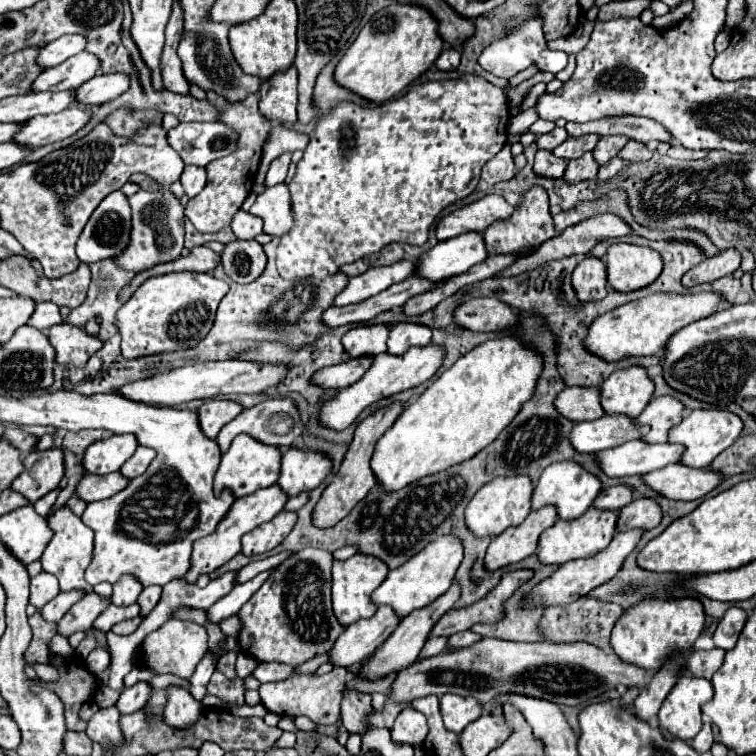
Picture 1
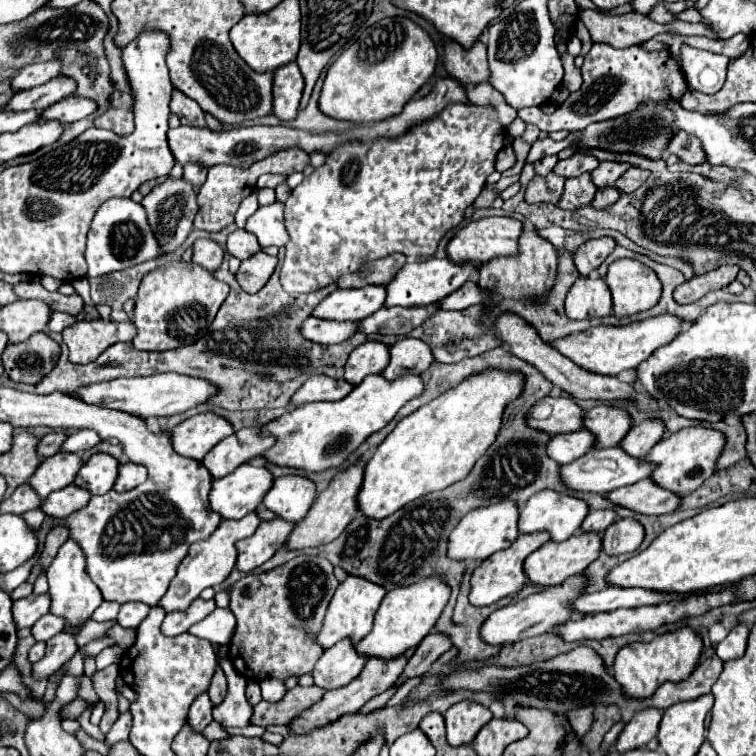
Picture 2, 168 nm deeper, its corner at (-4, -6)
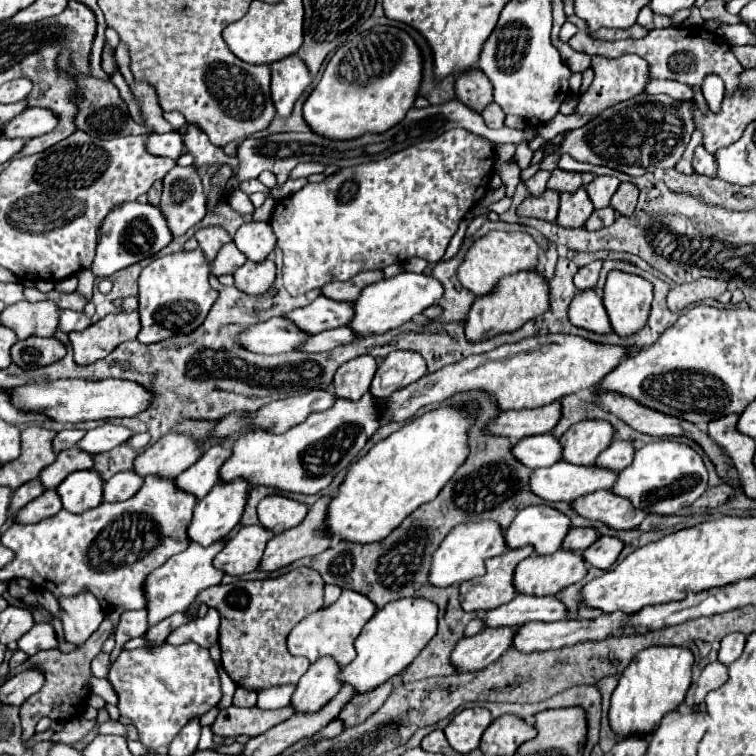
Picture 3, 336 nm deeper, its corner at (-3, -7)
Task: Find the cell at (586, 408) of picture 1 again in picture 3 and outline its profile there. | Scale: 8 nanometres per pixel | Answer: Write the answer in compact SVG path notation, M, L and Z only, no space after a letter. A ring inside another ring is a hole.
M555 400L547 406L533 410L507 410L491 422L491 432L507 436L511 440L523 440L527 436L551 432L561 420L561 402Z

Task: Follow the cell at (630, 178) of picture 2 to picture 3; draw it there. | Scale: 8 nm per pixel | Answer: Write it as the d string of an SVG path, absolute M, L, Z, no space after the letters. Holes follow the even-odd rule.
M621 182L619 188L617 188L617 192L615 192L613 198L611 198L611 206L613 206L619 214L627 216L627 214L631 214L631 212L635 210L637 196L639 196L639 188L637 188L635 184L631 184L631 182Z

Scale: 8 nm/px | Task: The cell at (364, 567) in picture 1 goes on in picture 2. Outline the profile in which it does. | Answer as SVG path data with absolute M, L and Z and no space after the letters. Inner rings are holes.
M348 575L346 581L338 585L338 589L336 589L328 609L326 609L324 627L320 629L320 635L316 635L316 643L320 643L322 649L328 649L342 639L350 639L352 645L356 645L364 635L368 635L372 631L374 613L376 613L376 607L380 605L380 601L384 599L384 595L386 595L384 587L370 583L362 577Z

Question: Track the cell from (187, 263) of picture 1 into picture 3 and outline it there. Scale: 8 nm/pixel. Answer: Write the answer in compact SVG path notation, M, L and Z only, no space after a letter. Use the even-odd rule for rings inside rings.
M209 226L209 228L197 230L197 232L195 232L195 238L197 238L199 248L203 250L203 254L205 254L205 258L207 258L209 262L215 260L217 252L219 252L219 248L221 248L223 244L231 242L231 236L229 236L223 228L219 228L219 226Z

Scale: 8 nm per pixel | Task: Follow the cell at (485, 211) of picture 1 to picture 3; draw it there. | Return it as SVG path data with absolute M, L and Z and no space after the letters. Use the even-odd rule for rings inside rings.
M491 230L489 234L473 240L473 244L469 246L461 266L457 268L457 278L473 294L481 296L481 294L487 294L499 278L503 278L507 274L515 274L519 270L537 268L537 252L539 252L539 246L533 240L533 236L527 232Z

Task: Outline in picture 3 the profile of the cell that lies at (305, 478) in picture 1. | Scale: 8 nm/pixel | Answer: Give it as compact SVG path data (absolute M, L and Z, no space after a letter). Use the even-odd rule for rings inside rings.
M271 494L259 502L257 516L261 526L275 534L281 534L303 522L307 516L307 504L281 494Z

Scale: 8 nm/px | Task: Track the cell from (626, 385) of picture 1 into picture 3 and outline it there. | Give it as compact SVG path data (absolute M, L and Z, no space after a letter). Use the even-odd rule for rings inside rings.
M581 420L561 438L563 460L571 464L593 464L613 442L613 426L607 420Z

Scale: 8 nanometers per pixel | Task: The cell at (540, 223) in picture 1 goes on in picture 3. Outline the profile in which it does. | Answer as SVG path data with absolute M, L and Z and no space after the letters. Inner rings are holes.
M523 270L511 276L503 276L489 294L477 296L469 318L465 322L465 334L467 340L487 340L491 336L497 336L501 332L513 332L521 328L527 320L543 314L549 310L549 282L541 272L535 270Z

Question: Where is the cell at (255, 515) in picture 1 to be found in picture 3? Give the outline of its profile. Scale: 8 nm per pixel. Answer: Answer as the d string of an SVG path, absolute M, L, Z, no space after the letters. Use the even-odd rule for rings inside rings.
M225 538L215 540L211 546L201 546L197 542L191 542L185 552L171 556L171 560L163 564L163 568L157 568L155 572L151 572L151 576L147 578L149 626L155 626L157 622L161 622L167 616L173 616L175 612L187 612L187 608L195 602L195 596L201 590L221 582L225 574L213 566L213 558L217 556L219 550L223 550L225 544L227 544Z

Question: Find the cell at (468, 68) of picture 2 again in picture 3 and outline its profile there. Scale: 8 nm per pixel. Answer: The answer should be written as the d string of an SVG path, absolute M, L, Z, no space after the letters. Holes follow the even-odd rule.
M479 68L465 70L457 76L455 94L463 104L475 108L475 112L481 112L491 102L491 92L491 82L483 76L483 72L479 72Z

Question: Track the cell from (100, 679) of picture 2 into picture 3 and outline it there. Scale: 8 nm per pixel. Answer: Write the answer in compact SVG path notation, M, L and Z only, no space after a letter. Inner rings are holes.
M109 718L107 722L99 724L99 734L121 734L121 736L125 736L125 726L119 720Z

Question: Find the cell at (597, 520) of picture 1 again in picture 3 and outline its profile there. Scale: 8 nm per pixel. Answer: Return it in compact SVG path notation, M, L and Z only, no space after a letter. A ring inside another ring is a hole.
M561 548L549 556L533 554L521 560L515 568L513 584L523 594L547 596L583 580L585 574L587 564L583 554Z

